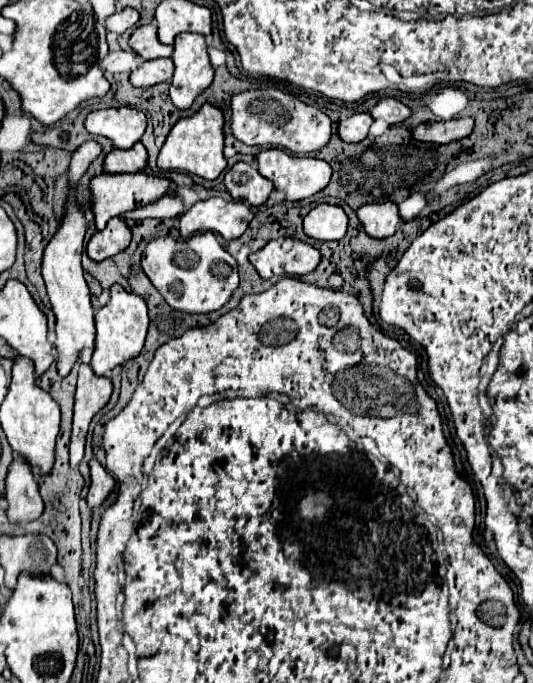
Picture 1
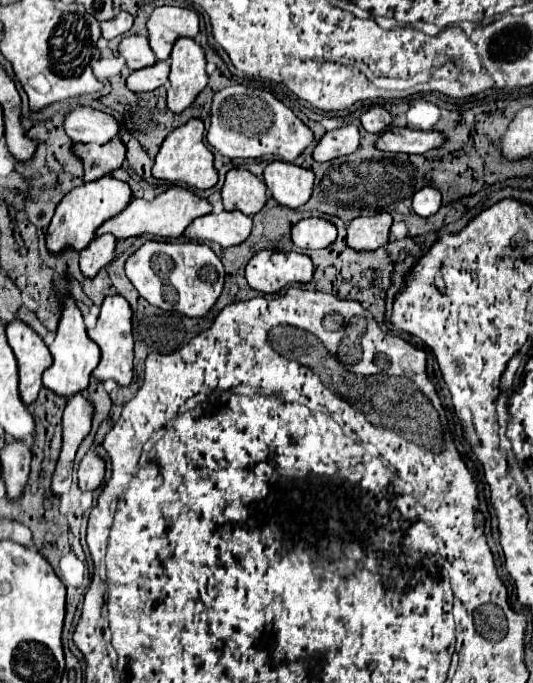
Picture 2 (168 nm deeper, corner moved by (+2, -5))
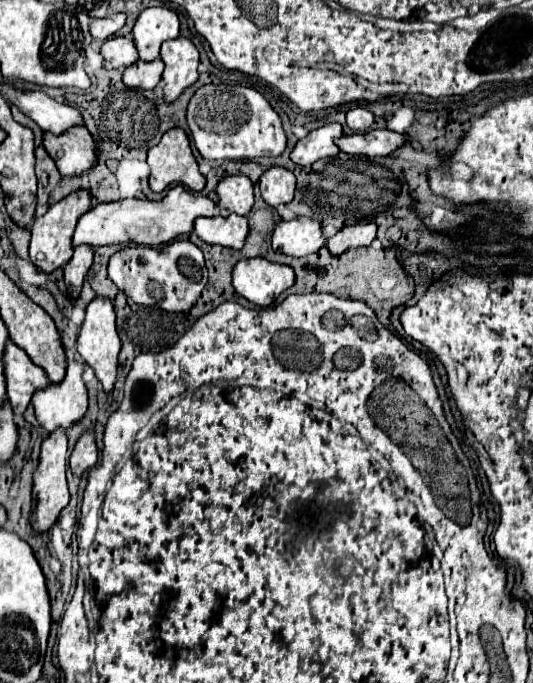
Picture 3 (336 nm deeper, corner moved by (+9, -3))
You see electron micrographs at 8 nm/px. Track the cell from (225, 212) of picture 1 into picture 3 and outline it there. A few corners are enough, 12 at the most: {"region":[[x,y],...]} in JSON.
{"region":[[198,217],[194,231],[206,243],[242,249],[248,219]]}

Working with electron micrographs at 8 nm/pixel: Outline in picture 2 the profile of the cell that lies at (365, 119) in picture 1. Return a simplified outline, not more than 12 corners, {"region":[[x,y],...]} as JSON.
{"region":[[345,125],[327,131],[313,149],[315,161],[351,155],[359,129]]}

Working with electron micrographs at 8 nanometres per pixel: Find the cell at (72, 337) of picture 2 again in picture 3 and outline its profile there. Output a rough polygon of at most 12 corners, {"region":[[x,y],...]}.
{"region":[[66,361],[60,383],[32,397],[46,433],[68,429],[86,413],[84,363]]}

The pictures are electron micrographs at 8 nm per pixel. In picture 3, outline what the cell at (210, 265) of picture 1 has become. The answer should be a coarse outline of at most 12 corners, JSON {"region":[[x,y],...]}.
{"region":[[186,239],[122,247],[108,275],[138,305],[184,313],[208,283]]}

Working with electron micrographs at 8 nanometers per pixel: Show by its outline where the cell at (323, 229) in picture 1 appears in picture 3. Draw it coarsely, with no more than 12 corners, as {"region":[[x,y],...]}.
{"region":[[310,217],[280,221],[274,251],[304,257],[326,243]]}

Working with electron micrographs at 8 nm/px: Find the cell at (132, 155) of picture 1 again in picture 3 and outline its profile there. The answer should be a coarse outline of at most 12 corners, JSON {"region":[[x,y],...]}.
{"region":[[86,127],[44,133],[44,147],[62,175],[98,165]]}

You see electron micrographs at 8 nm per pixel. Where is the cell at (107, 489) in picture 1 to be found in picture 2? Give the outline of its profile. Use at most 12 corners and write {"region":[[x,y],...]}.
{"region":[[87,451],[79,463],[79,489],[95,491],[103,481],[105,461]]}

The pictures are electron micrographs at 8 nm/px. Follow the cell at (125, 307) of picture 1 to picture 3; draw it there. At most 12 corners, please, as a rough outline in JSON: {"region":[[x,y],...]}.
{"region":[[114,305],[86,307],[78,353],[104,391],[116,383],[120,337]]}

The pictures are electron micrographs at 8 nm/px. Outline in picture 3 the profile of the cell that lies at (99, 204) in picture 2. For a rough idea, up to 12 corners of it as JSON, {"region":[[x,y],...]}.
{"region":[[78,189],[32,223],[30,259],[50,273],[72,253],[78,219],[94,207]]}

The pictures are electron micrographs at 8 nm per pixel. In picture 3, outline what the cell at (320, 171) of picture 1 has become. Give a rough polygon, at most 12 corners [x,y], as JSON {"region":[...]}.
{"region":[[284,167],[262,173],[260,193],[270,207],[290,203],[296,177]]}

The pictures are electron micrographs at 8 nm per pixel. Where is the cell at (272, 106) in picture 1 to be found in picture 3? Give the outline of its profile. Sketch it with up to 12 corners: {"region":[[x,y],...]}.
{"region":[[204,85],[188,125],[204,159],[278,157],[280,115],[252,87]]}

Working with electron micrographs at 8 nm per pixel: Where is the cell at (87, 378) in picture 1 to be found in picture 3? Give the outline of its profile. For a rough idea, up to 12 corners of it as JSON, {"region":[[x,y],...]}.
{"region":[[62,429],[46,435],[34,473],[32,527],[48,531],[68,505]]}

